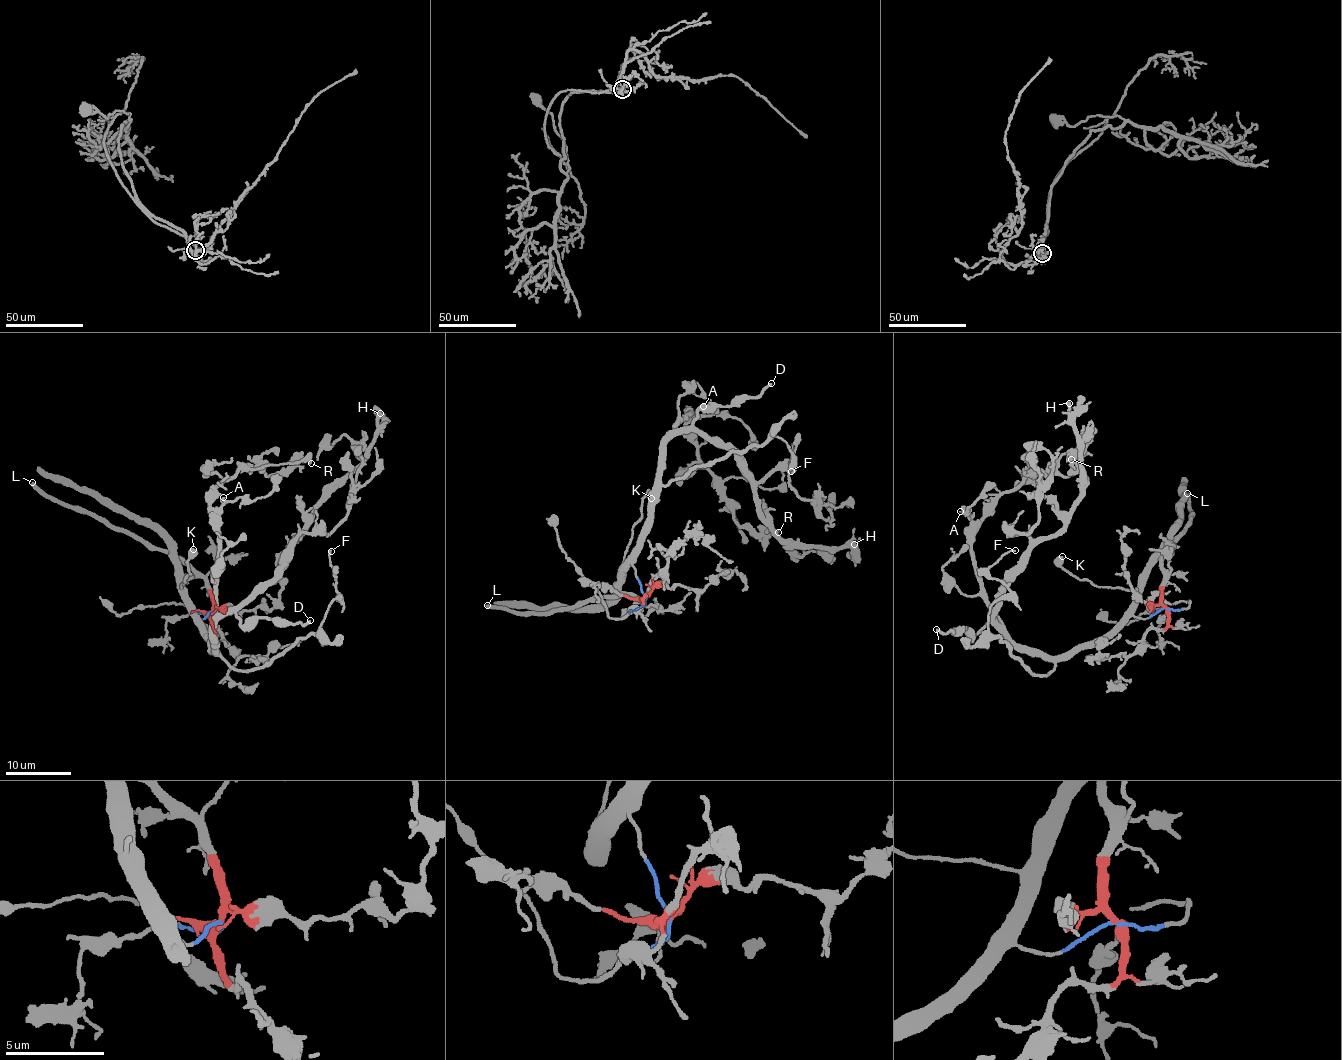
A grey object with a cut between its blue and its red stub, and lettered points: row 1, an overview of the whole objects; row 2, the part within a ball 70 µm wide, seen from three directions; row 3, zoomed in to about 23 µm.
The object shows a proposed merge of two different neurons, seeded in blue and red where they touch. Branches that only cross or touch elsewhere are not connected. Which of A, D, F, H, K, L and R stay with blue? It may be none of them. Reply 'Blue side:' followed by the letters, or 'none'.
Blue side: A, D, F, H, K, R

